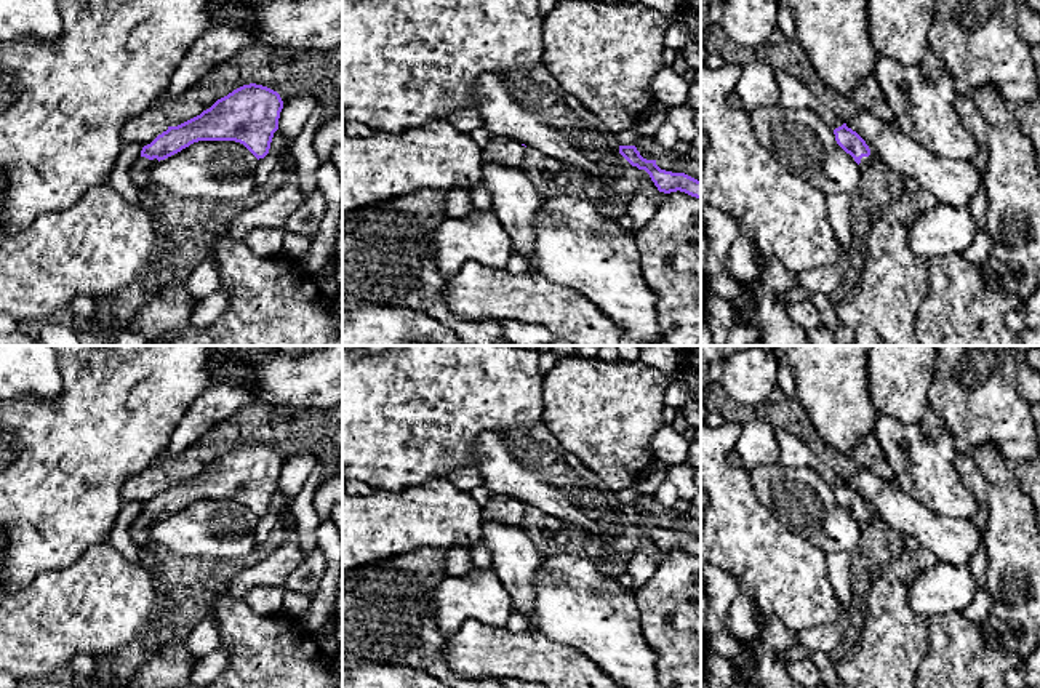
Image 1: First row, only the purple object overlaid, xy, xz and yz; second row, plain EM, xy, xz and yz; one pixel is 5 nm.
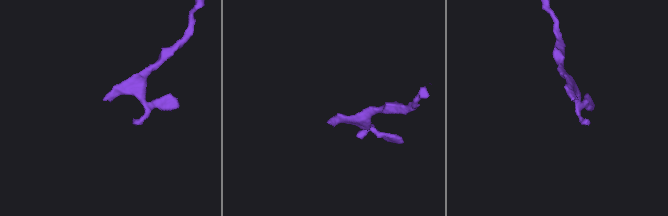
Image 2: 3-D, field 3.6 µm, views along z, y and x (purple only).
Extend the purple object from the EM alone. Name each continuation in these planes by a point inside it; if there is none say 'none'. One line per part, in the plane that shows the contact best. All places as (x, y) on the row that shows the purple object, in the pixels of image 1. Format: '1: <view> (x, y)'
1: xy (140, 172)

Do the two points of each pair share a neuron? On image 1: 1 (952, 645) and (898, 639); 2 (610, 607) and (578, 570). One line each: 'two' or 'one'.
1: two
2: one

